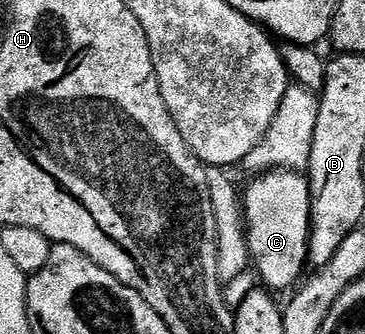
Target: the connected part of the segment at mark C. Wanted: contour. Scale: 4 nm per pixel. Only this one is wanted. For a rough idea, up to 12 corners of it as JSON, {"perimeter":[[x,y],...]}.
{"perimeter":[[267,172],[244,190],[247,244],[271,291],[303,277],[310,183]]}

